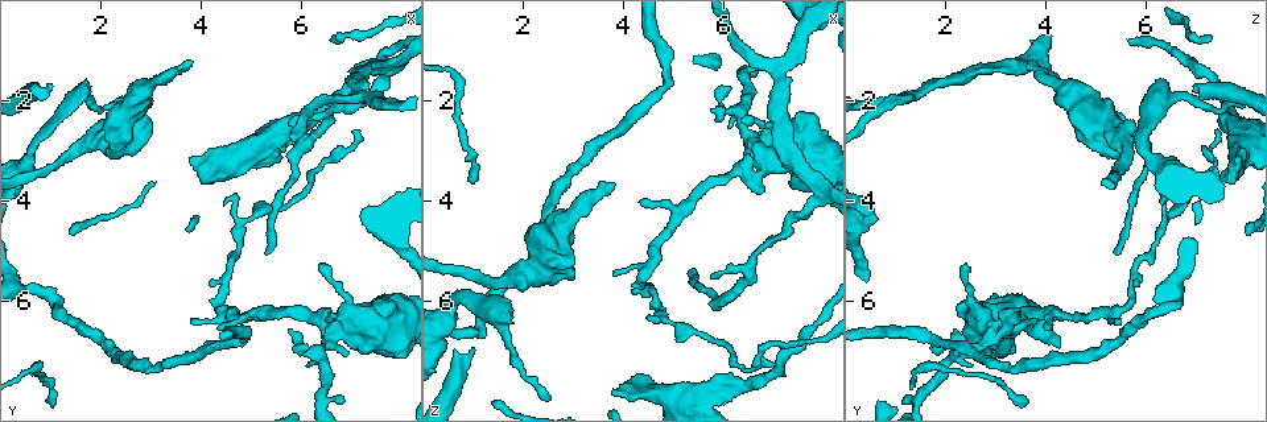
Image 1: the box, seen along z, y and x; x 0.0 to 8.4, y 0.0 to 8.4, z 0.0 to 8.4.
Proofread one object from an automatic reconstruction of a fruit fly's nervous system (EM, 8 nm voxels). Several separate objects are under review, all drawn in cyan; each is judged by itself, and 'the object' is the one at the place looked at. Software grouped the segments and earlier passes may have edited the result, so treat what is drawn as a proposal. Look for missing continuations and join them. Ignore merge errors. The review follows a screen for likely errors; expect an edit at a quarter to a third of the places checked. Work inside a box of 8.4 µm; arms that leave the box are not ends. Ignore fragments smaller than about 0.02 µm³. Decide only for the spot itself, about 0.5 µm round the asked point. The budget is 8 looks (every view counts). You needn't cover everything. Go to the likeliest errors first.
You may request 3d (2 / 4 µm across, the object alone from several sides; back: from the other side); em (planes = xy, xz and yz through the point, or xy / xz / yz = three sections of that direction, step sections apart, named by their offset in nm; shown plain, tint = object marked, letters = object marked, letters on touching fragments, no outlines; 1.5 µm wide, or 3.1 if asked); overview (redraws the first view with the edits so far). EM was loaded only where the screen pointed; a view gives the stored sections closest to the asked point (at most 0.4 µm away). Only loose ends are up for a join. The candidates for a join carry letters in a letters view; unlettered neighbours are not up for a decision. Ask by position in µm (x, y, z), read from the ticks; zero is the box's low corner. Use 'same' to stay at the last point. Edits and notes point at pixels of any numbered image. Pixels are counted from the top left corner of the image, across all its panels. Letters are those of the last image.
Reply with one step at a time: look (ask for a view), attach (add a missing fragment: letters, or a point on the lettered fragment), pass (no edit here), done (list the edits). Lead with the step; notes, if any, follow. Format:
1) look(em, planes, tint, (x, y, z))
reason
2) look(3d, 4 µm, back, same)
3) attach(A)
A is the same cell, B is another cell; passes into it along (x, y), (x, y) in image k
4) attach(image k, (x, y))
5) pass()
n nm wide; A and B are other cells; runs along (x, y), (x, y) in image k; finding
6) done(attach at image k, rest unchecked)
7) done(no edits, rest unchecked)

look(3d, 2 µm, (1.05, 1.80, 7.00))
free end

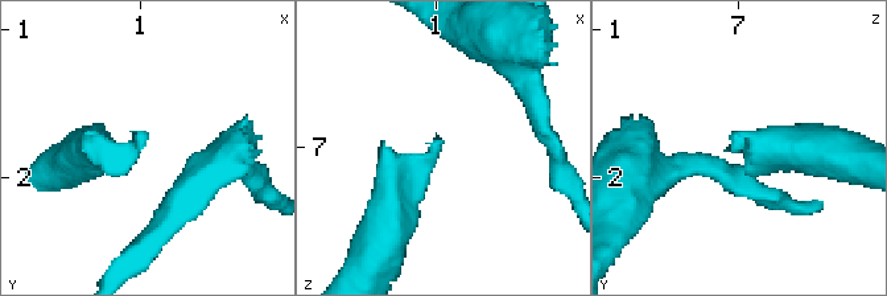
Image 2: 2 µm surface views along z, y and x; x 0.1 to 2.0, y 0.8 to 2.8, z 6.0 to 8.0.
look(em, planes, letters, (1.02, 1.82, 6.94))

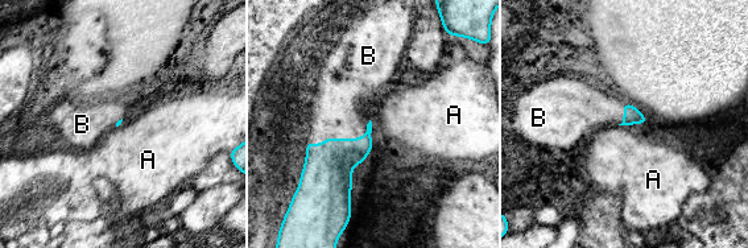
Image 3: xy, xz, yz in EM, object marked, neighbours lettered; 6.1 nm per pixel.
attach(image 3, (342, 100))
B is the same cell, A is another cell; passes into it along (326, 176), (342, 139), (342, 100) in image 3; it goes on there

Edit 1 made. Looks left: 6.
look(em, planes, letters, (3.75, 1.25, 3.70))
long arm stops here

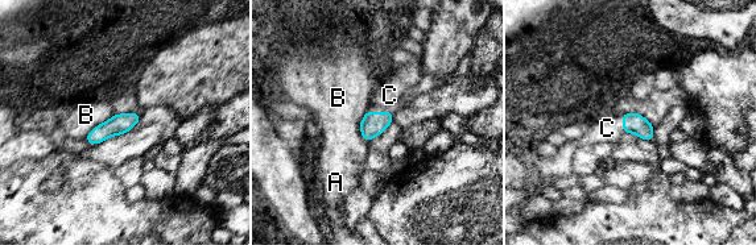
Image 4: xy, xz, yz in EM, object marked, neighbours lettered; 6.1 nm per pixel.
attach(image 4, (389, 95))
C is the same cell, A and B are other cells; passes into it along (374, 123), (380, 112), (389, 95) in image 4; the neuron continues

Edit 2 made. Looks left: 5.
look(overview)

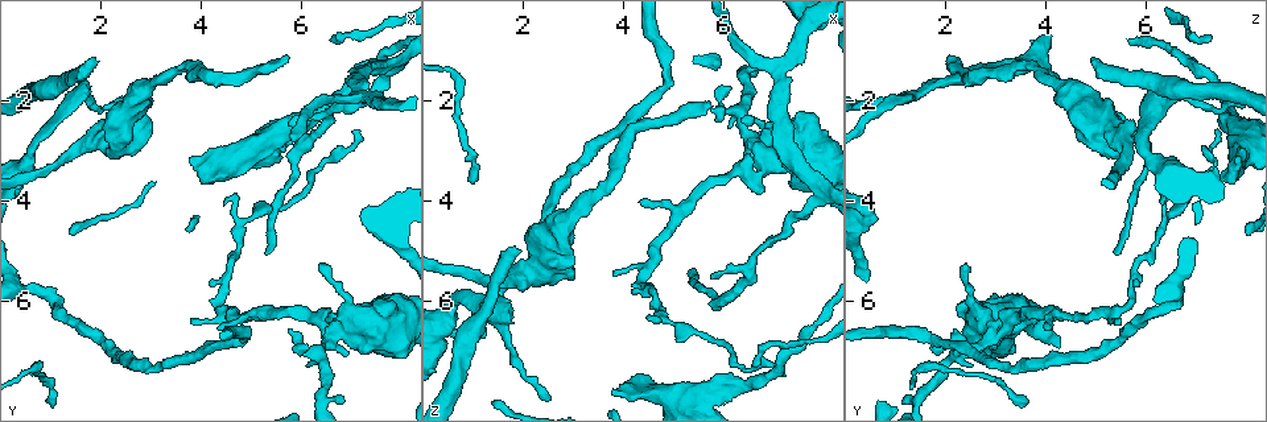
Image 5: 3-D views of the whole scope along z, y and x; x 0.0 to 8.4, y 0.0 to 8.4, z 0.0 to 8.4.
look(3d, 2 µm, (3.70, 3.20, 7.80))
free end

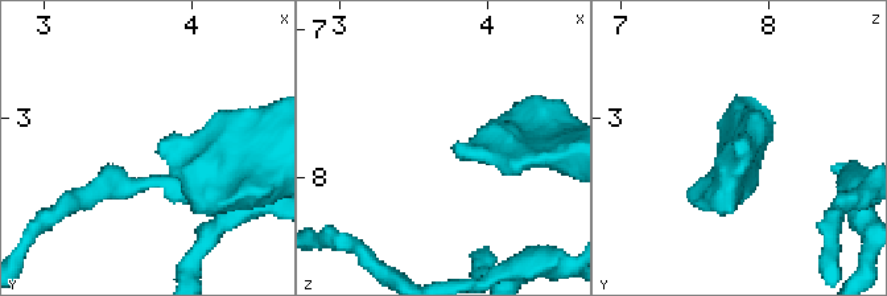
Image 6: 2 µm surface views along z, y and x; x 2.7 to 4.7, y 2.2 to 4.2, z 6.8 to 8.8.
look(em, xy, step 4, letters, (3.76, 3.22, 7.80))
need the tissue

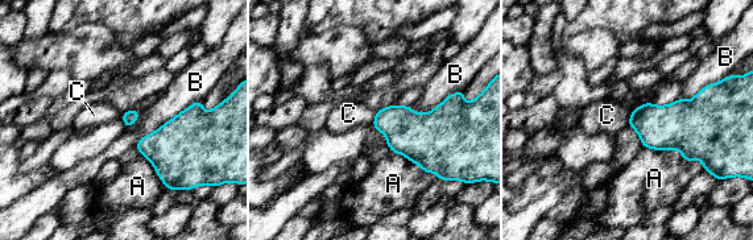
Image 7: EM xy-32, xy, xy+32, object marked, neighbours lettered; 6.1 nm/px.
look(em, planes, letters, same)
another direction

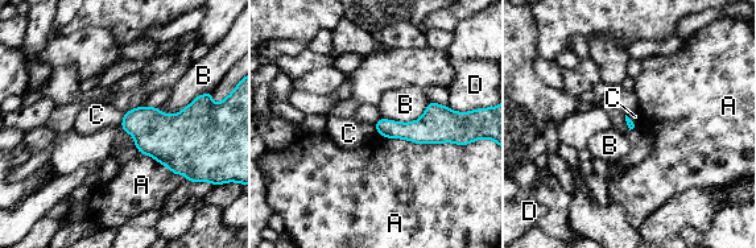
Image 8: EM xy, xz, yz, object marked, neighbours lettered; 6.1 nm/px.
pass()
A, B, C and D are other cells; border along (124, 114), (120, 125) in image 8; no lettered fragment goes on from it

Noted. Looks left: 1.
done(attach at image 3, attach at image 4, rest unchecked)

